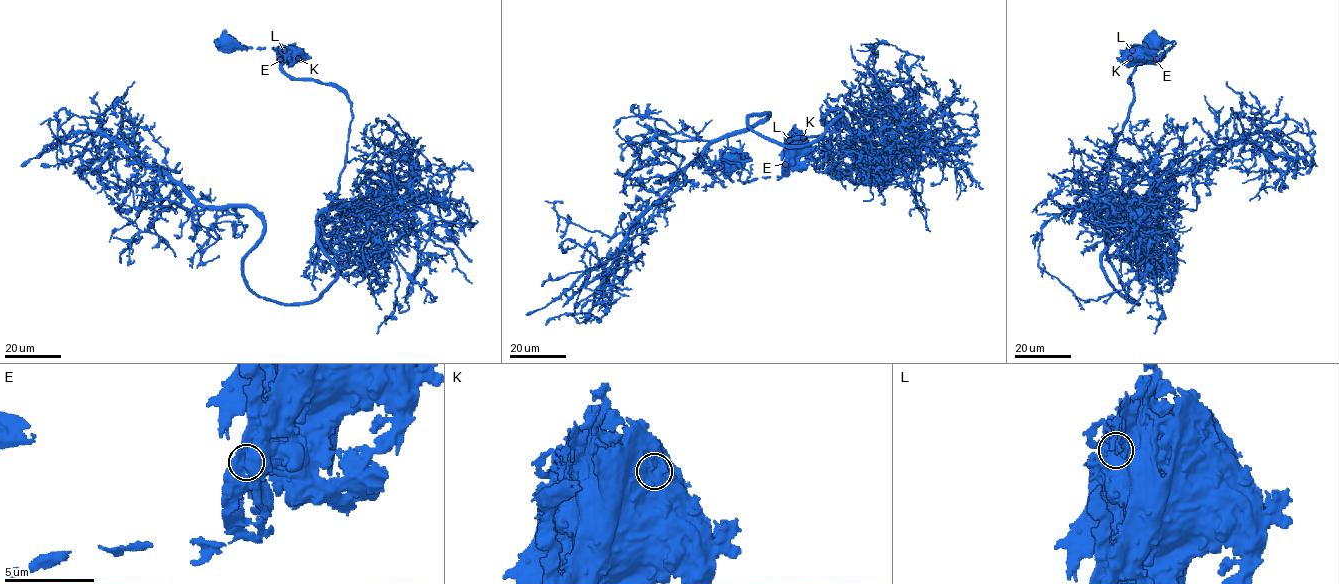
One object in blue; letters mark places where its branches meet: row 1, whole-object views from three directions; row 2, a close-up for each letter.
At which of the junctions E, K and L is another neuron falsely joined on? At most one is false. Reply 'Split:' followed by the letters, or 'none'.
Split: E

